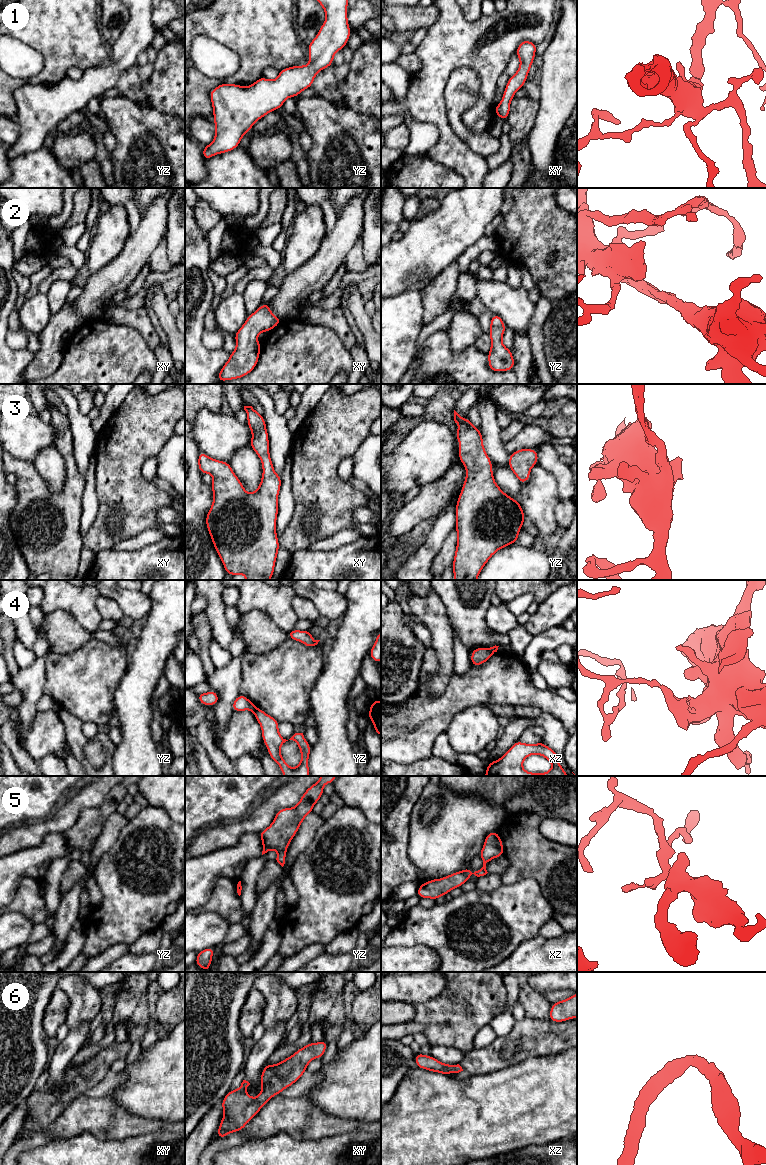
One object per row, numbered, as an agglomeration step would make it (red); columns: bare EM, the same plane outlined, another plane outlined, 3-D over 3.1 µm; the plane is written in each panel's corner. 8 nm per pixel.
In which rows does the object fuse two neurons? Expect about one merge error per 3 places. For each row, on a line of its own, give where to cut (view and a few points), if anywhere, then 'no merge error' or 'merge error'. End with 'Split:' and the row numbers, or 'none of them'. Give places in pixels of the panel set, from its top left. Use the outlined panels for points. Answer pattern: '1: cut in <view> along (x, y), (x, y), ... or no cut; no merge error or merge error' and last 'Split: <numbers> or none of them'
1: no cut; no merge error
2: no cut; no merge error
3: no cut; no merge error
4: cut in yz along (256, 707), (253, 712); merge error
5: no cut; no merge error
6: no cut; no merge error
Split: 4

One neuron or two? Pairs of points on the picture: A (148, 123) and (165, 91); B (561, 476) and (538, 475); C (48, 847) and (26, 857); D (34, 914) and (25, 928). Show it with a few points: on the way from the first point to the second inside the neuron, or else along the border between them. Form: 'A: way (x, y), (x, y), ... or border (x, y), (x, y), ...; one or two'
A: border (148, 102), (156, 109), (174, 115); two
B: border (538, 463), (554, 476), (560, 499); two
C: way (43, 852), (38, 857), (31, 857); one
D: border (10, 911), (23, 913), (35, 924); two

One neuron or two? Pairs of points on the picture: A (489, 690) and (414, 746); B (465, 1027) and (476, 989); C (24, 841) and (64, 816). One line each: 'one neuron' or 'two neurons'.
A: one neuron
B: one neuron
C: one neuron

